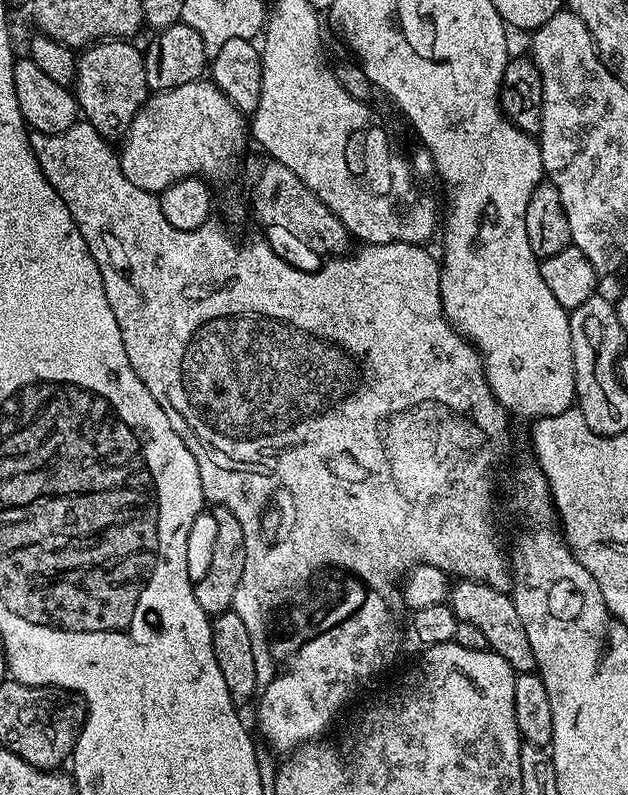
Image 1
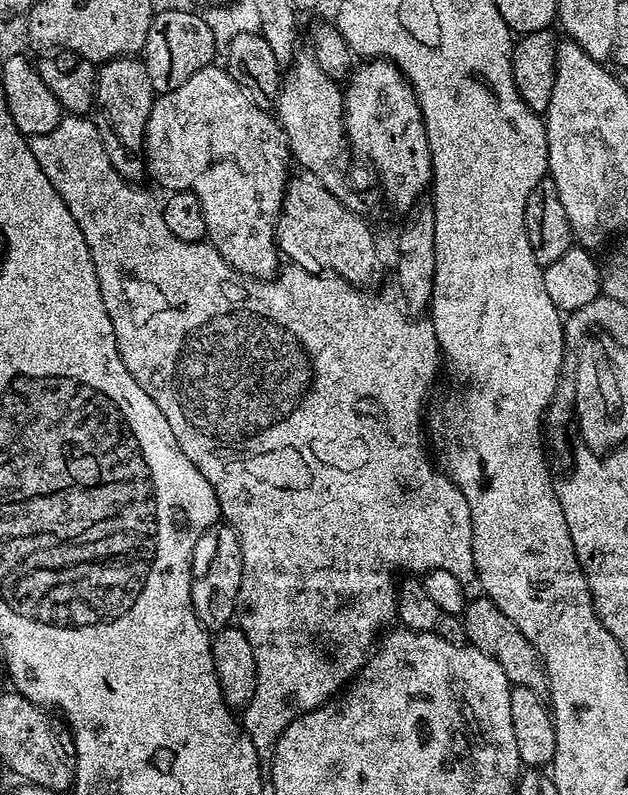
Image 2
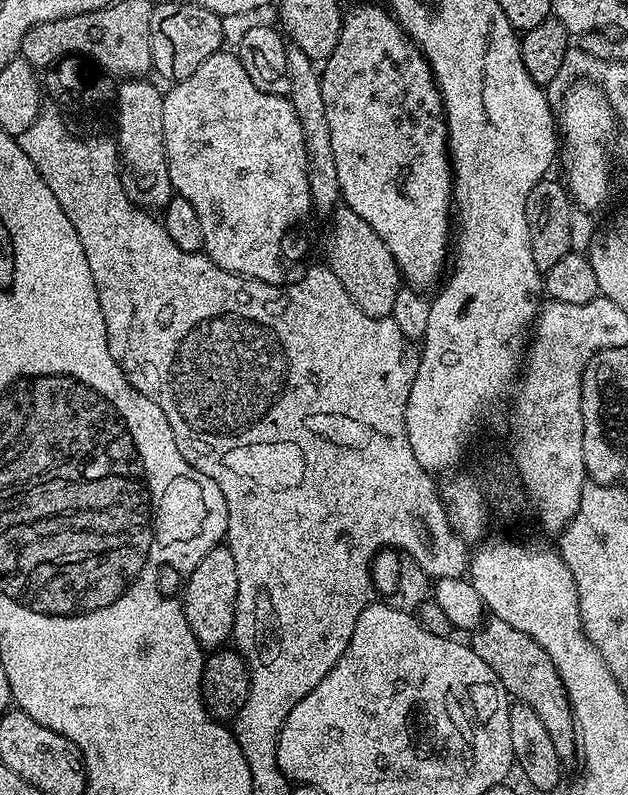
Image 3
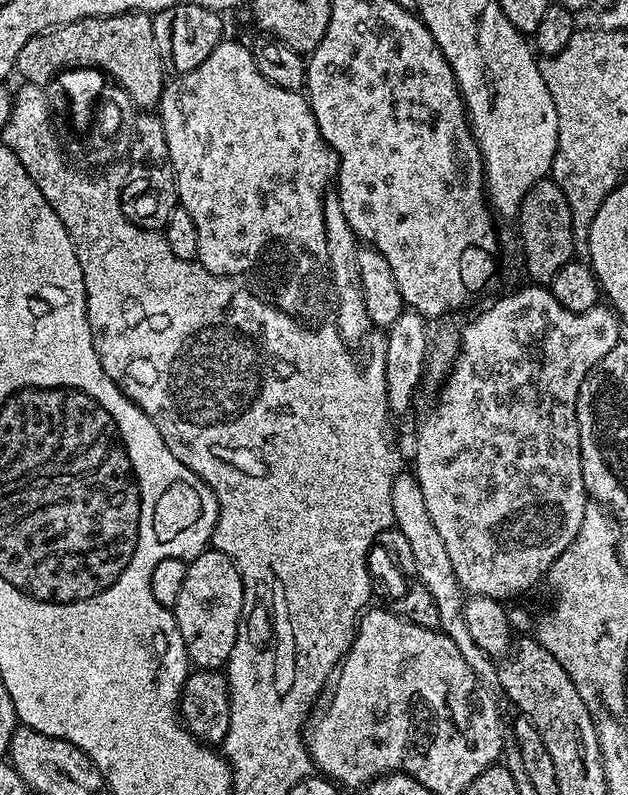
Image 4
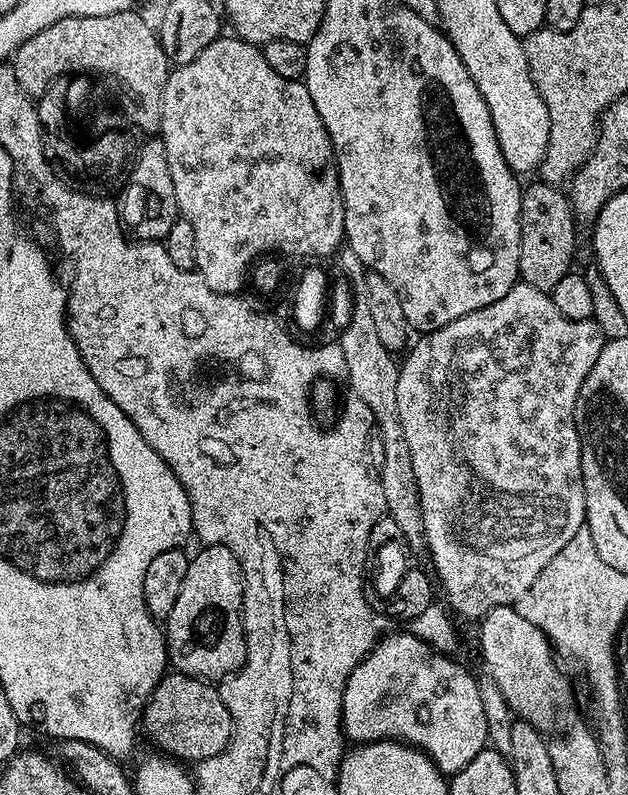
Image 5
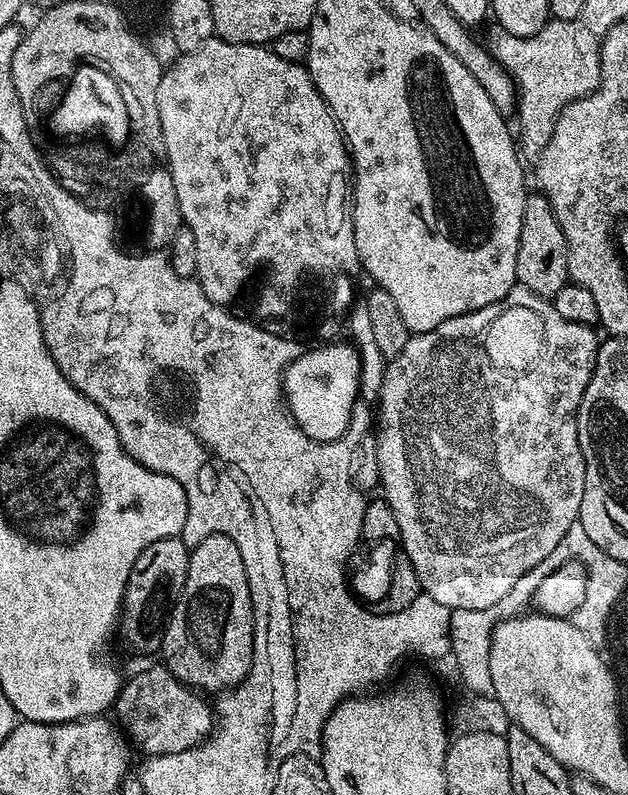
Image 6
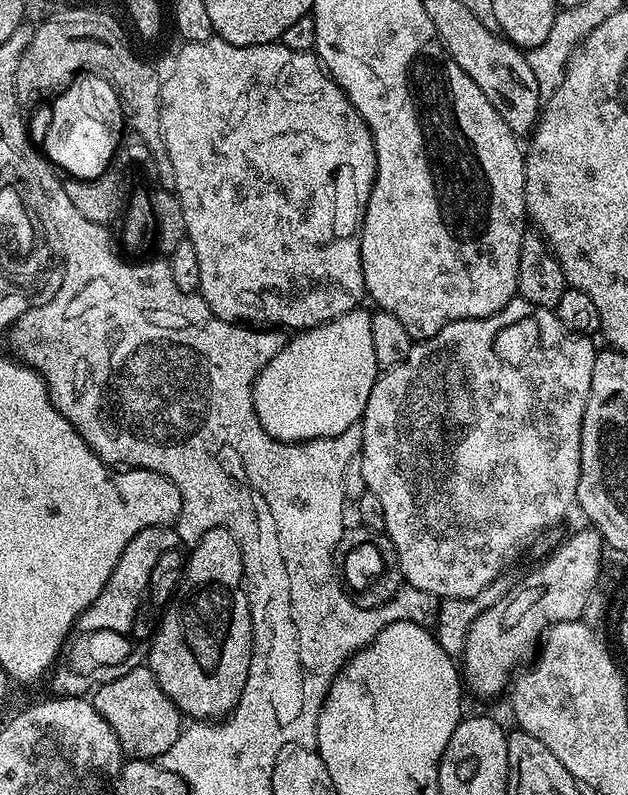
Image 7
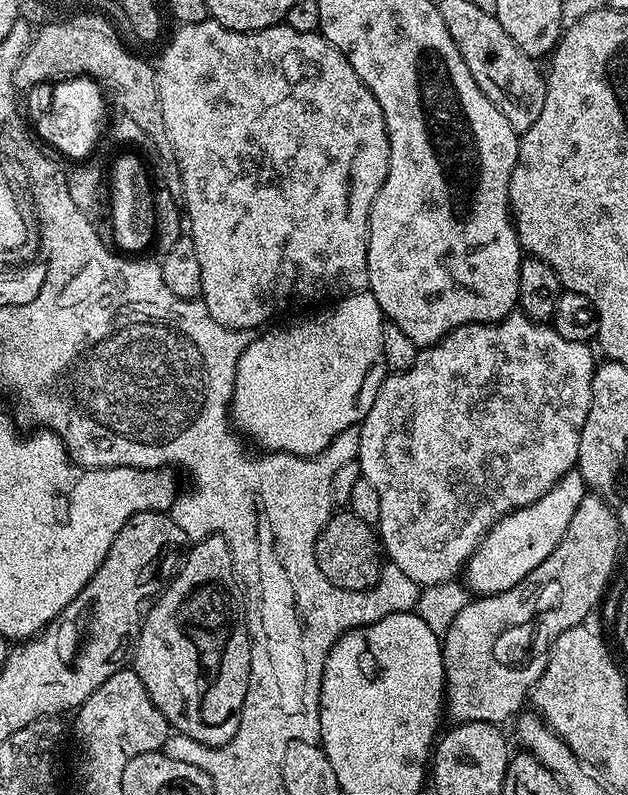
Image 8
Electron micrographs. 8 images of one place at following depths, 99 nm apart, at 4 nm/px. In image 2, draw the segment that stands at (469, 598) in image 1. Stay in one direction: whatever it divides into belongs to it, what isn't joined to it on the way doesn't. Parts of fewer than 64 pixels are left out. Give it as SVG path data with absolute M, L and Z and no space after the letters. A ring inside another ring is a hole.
M483 594L477 596L477 600L467 601L462 613L467 643L482 650L482 654L493 656L498 666L506 670L506 678L513 686L526 686L530 690L543 693L548 687L548 675L535 644L530 642L530 638L526 638L526 634L522 634L522 630L518 630L518 626L514 626L510 618L506 618L506 614L502 614L502 610L491 598Z

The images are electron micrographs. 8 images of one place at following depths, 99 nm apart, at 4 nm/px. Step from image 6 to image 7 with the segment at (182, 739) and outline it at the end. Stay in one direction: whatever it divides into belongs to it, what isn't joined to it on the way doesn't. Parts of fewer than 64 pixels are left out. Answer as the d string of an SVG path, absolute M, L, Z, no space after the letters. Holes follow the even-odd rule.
M141 666L101 684L91 697L92 704L106 718L110 730L120 743L121 753L133 760L155 761L174 742L178 742L182 731L182 713L171 698L158 686L158 678L147 666Z

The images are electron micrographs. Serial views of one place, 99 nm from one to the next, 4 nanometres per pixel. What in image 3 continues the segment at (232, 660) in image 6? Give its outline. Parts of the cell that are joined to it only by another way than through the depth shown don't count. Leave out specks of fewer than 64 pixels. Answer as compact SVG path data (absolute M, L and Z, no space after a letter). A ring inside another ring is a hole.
M217 546L209 550L206 558L194 566L192 572L187 573L186 583L182 588L182 603L188 629L198 638L200 647L205 650L216 650L229 643L236 617L236 599L238 598L238 570L234 566L234 554L230 554L227 546Z

